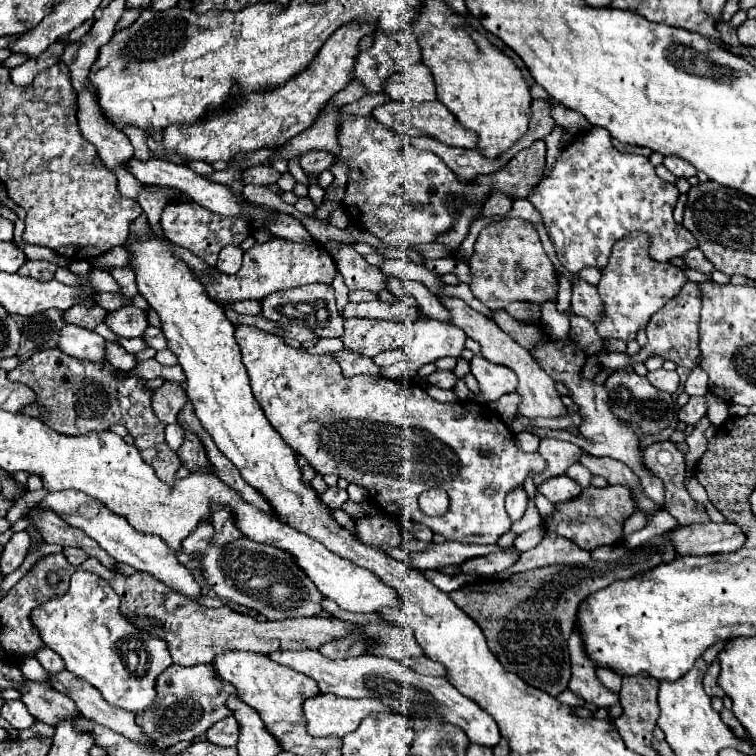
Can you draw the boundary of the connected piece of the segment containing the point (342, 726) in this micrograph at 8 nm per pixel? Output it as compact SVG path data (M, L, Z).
M319 694L303 704L307 718L307 732L313 736L339 736L351 734L357 726L375 712L391 712L391 706L373 698L337 698L331 694Z

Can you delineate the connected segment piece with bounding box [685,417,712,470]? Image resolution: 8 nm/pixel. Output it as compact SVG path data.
M703 417L696 425L693 432L685 439L689 446L688 452L685 454L685 462L687 470L694 470L698 460L707 450L708 441L704 436L704 432L711 426L711 422L707 417Z

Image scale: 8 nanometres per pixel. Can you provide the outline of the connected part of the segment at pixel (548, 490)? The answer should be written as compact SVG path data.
M553 476L553 478L539 484L539 492L543 496L547 496L553 504L573 500L573 498L577 498L581 494L581 490L583 488L575 480L571 480L567 476Z

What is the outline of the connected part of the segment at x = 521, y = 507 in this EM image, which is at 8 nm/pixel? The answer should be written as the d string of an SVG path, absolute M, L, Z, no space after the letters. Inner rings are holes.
M519 486L519 490L511 490L511 494L507 494L507 514L515 522L525 514L525 508L527 508L527 494L523 486Z

